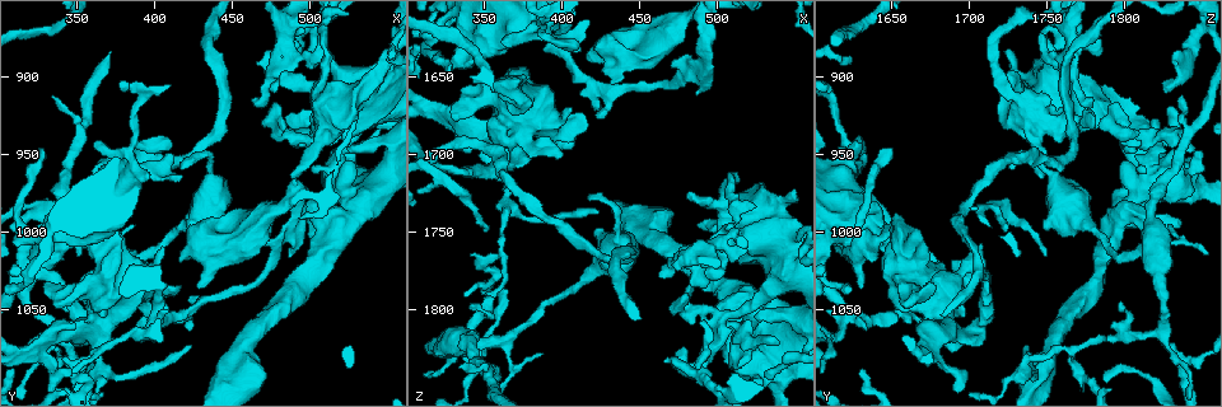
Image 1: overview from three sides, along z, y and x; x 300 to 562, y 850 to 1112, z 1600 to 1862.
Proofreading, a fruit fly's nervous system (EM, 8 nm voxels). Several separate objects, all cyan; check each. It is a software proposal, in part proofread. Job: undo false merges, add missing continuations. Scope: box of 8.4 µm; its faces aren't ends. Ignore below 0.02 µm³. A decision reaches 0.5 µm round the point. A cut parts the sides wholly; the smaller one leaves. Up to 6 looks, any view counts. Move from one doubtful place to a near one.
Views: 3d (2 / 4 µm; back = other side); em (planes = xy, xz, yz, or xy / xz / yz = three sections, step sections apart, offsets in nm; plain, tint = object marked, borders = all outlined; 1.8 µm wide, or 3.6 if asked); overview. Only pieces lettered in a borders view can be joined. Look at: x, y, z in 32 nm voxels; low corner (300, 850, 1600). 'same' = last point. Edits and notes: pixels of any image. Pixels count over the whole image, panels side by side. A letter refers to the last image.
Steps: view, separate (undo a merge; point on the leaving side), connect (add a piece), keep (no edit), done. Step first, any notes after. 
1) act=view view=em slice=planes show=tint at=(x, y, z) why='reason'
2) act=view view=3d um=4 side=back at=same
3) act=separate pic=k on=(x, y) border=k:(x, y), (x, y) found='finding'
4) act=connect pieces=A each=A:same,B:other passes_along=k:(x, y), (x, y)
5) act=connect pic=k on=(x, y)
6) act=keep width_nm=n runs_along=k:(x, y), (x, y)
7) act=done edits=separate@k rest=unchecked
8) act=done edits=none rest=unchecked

act=view view=em slice=planes show=borders at=(528, 988, 1798) why='abrupt turn'

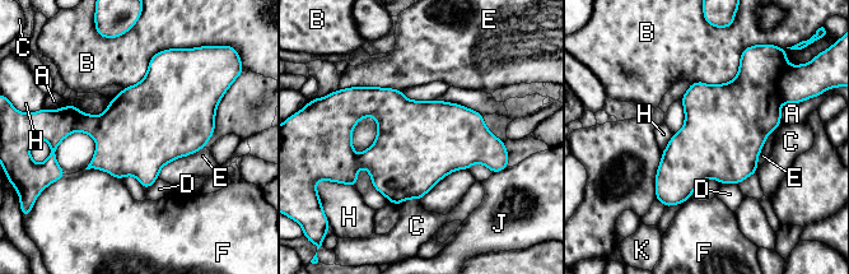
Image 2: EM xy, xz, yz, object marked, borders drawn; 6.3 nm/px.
act=keep width_nm=550 longest_contact=B:380nm each=A:other,B:other,C:other,D:other,E:other,F:other,H:other,J:other,K:other found='one cell here'

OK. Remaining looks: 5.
act=view view=em slice=xz step=16 show=tint at=(502, 940, 1804)

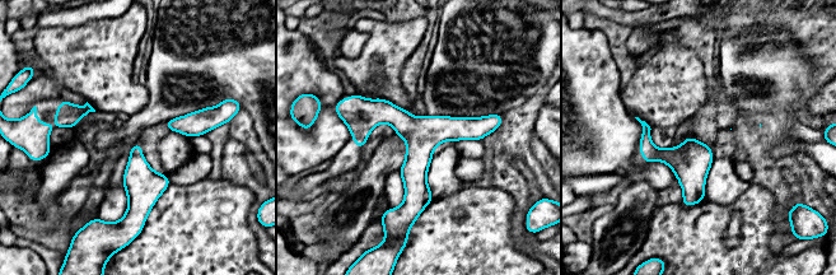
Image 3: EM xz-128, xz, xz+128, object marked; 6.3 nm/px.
act=view view=em slice=planes show=borders at=same why='another direction'

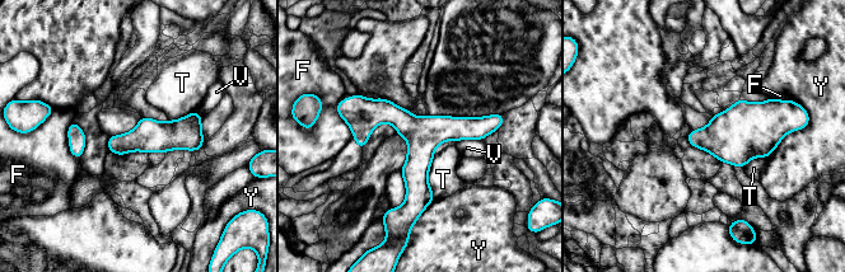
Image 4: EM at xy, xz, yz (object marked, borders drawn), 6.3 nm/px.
act=keep each=F:other,T:other,V:other,Y:other border=4:(793, 131), (789, 131), (768, 156) found='one cell here'

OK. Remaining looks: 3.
act=view view=3d um=2 at=(326, 946, 1648) why='end of a long branch'

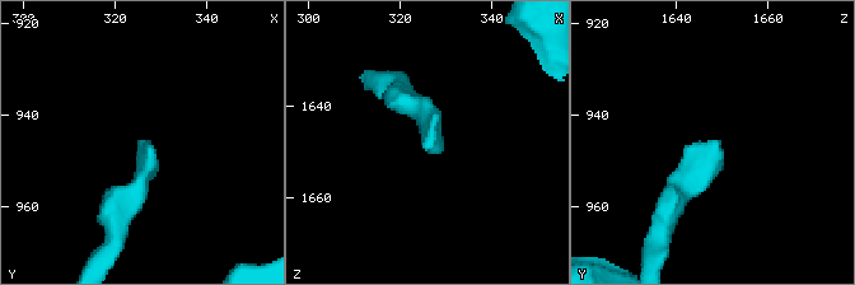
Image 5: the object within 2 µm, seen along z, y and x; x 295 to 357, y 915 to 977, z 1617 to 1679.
act=view view=em slice=planes show=borders at=(326, 945, 1649)

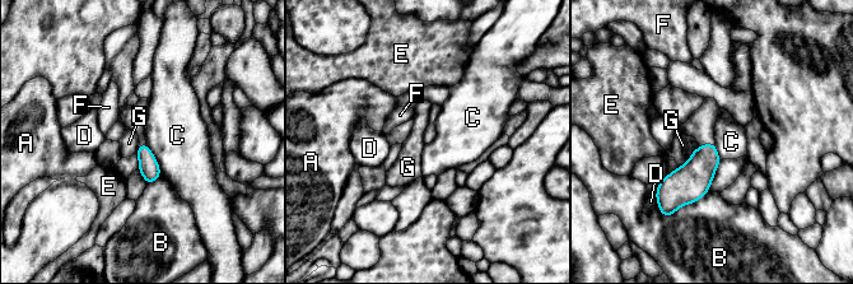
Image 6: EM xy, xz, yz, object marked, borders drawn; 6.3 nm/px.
act=keep each=A:other,B:other,C:other,D:other,E:other,F:other,G:other border=6:(145, 144), (158, 164), (161, 176) found='no lettered piece goes on from it'

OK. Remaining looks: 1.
act=done edits=none rest=unchecked

